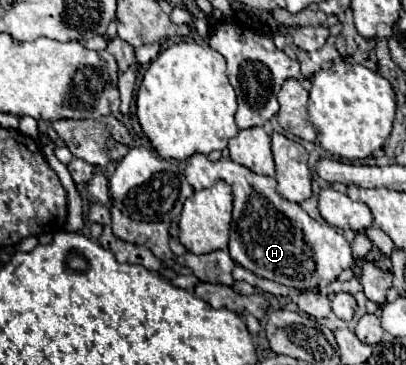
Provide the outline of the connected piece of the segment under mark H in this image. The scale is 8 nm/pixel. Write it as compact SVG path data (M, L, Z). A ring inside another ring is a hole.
M195 154L187 160L185 178L195 190L211 188L217 180L225 180L233 186L233 222L229 252L233 262L241 264L255 276L285 286L309 288L327 286L335 282L343 270L351 268L351 244L333 226L319 224L299 204L279 196L275 178L259 176L229 158L211 162L203 154Z

